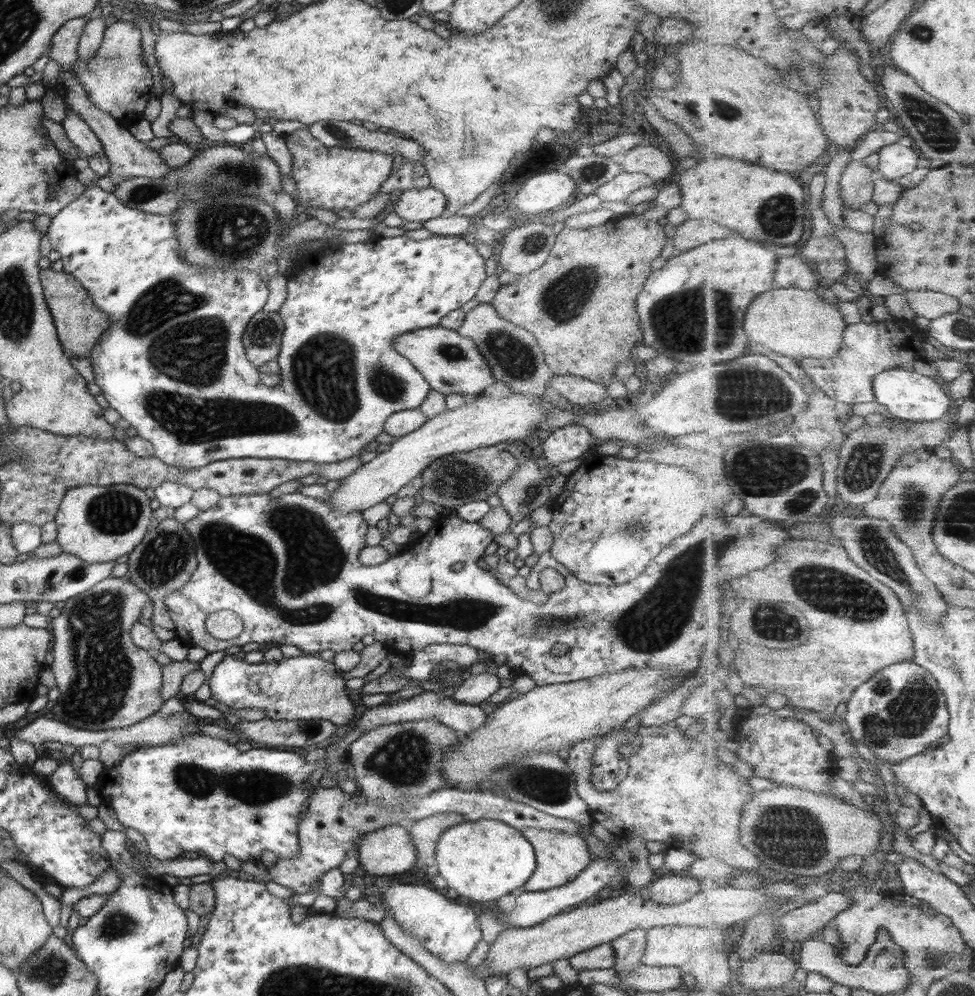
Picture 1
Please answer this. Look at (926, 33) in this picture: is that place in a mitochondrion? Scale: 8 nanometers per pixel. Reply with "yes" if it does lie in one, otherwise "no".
yes

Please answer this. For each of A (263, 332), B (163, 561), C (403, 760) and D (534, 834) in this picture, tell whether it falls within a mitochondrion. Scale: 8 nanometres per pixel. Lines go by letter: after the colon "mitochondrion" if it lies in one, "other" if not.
A: mitochondrion
B: mitochondrion
C: mitochondrion
D: other

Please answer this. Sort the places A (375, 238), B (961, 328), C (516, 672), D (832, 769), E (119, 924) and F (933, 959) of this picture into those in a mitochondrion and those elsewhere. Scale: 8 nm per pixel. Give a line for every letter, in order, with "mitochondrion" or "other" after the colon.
A: other
B: mitochondrion
C: other
D: other
E: mitochondrion
F: mitochondrion

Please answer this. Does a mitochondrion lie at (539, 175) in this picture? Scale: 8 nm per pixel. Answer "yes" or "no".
no

